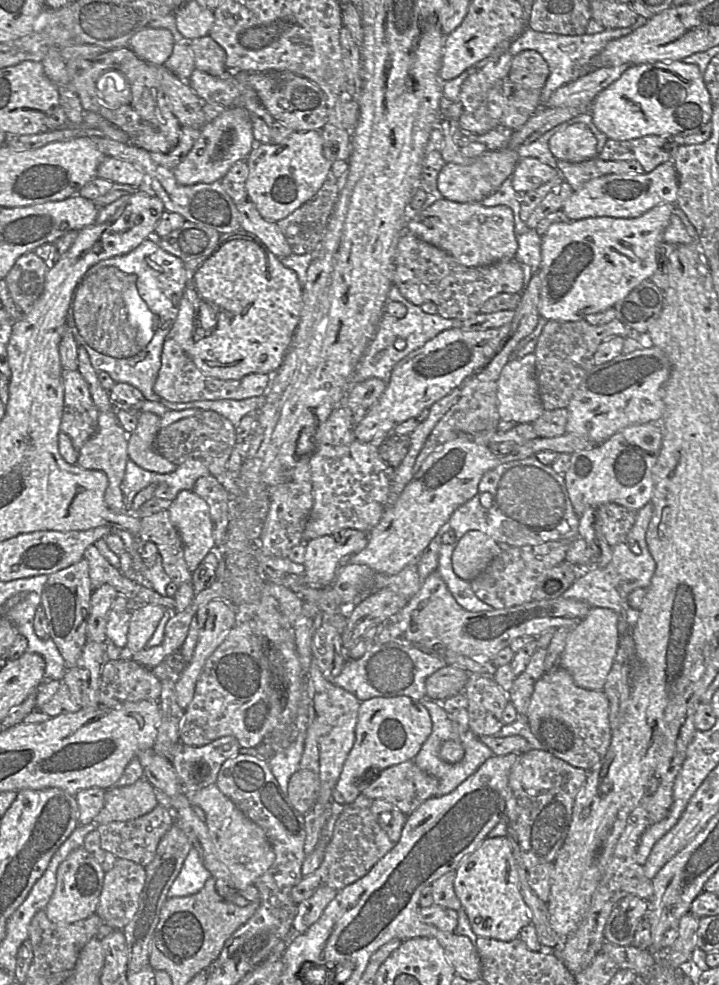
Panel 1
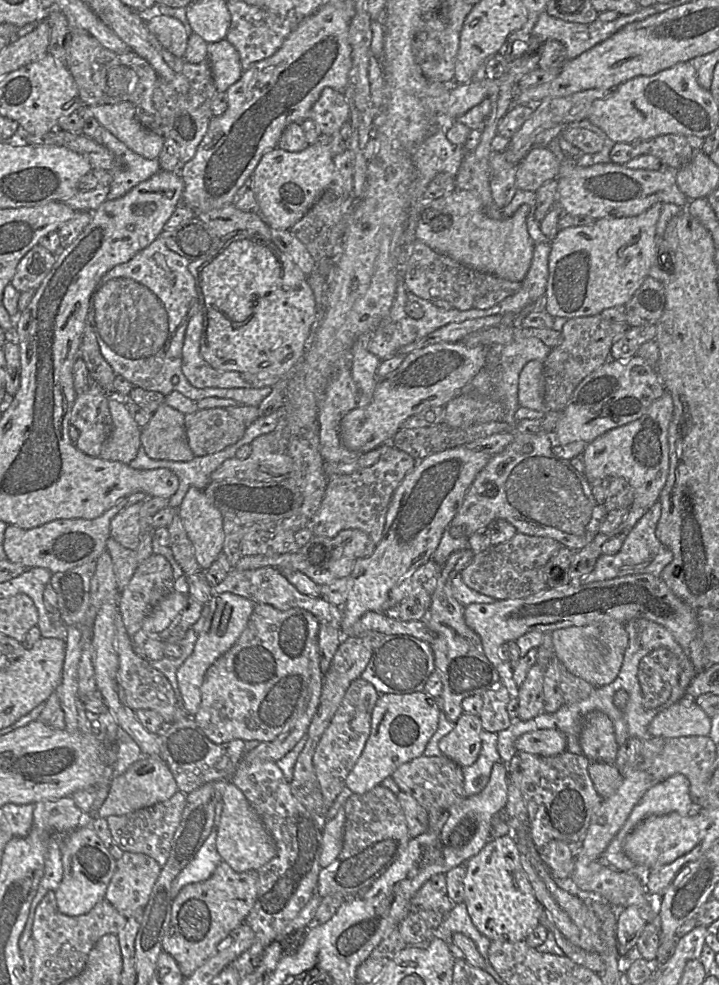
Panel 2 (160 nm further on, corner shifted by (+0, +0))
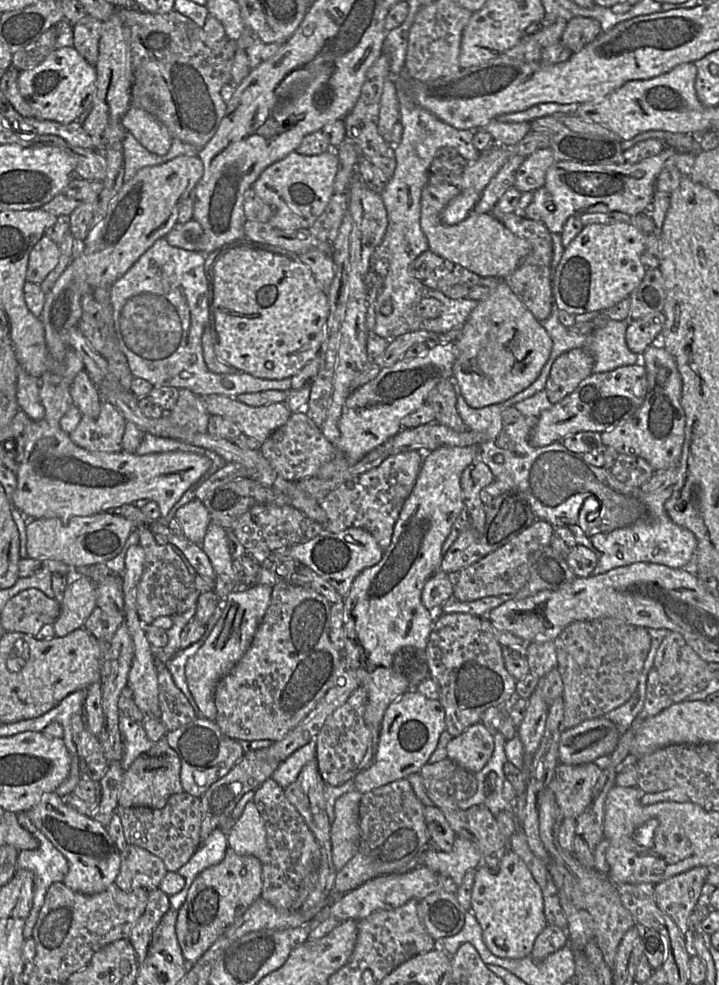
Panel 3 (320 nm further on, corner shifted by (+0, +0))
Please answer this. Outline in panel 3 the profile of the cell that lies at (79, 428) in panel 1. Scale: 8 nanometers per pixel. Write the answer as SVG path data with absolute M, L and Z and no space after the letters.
M102 402L96 418L82 415L76 429L68 435L75 445L91 452L120 452L126 422L111 403Z

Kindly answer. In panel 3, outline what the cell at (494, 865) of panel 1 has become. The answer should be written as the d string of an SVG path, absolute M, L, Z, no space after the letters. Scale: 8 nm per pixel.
M511 850L504 854L497 869L485 865L477 868L469 911L478 920L489 950L501 958L530 956L537 936L548 925L541 888L526 864Z

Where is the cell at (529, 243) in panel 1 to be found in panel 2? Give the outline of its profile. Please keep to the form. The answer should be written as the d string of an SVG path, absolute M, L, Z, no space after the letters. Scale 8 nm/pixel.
M550 240L536 243L530 267L520 288L503 301L490 308L490 315L519 314L524 307L541 298L548 280L548 259Z

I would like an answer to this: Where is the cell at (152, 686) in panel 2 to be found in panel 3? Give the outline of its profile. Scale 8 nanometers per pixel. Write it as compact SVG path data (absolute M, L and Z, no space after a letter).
M156 663L160 717L167 731L177 730L197 717L184 693L175 685L169 670L162 663Z

